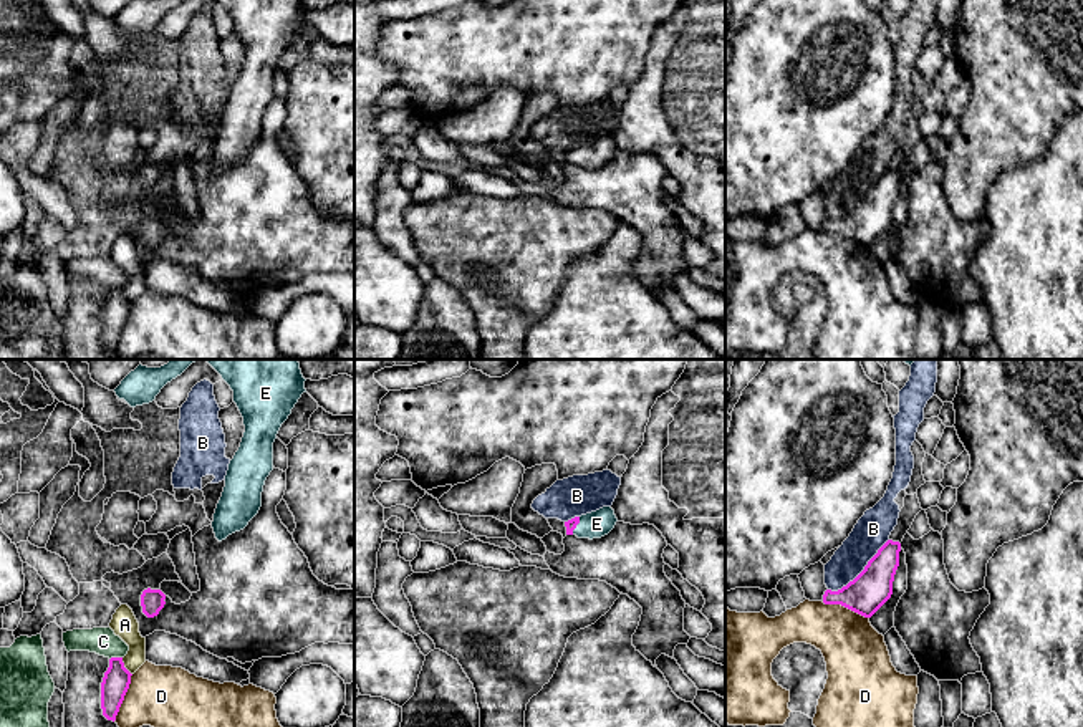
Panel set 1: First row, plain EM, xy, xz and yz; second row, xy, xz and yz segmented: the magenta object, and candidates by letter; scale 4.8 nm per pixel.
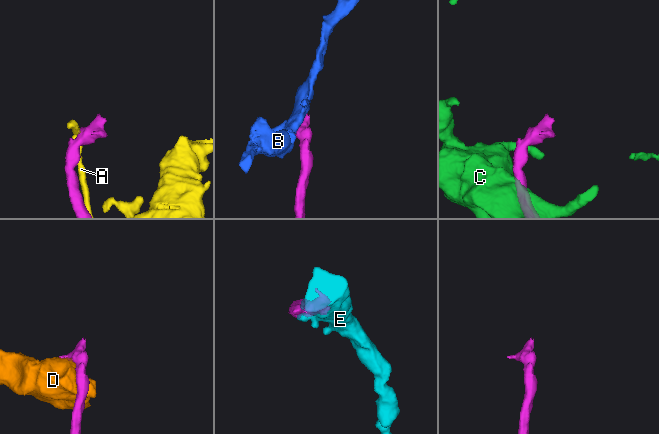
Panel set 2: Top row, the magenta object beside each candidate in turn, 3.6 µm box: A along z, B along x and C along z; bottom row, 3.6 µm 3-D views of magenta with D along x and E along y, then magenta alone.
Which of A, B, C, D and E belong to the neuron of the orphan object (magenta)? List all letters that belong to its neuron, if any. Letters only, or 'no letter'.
E

